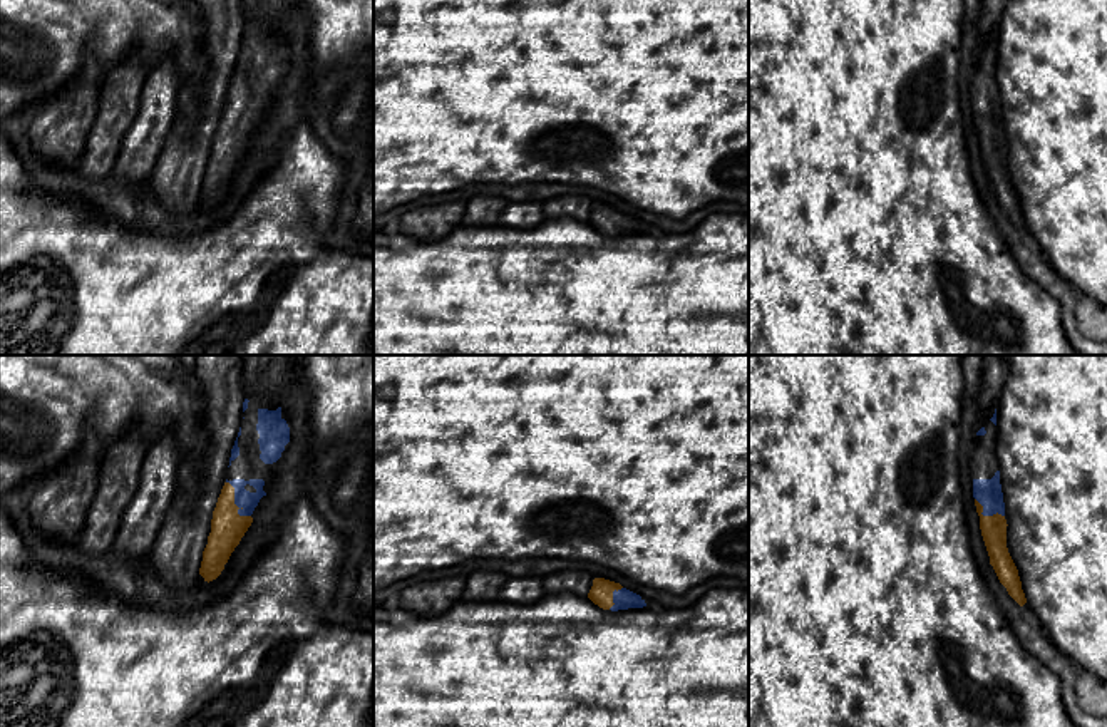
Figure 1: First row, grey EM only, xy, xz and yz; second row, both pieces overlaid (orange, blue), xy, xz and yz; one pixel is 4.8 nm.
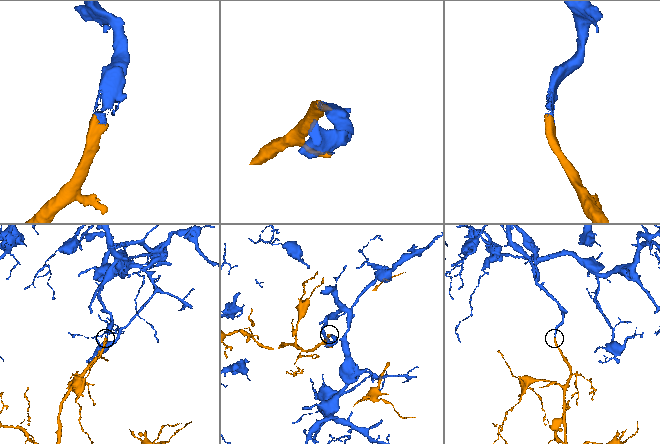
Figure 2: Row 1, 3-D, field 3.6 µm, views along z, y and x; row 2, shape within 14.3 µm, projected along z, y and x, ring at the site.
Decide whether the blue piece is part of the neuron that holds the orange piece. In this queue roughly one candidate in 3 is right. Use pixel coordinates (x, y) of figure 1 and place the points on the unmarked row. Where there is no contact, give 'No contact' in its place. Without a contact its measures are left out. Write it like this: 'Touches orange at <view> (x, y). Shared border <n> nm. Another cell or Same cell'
Touches orange at xy (233, 128). Shared border 200 nm. Same cell

